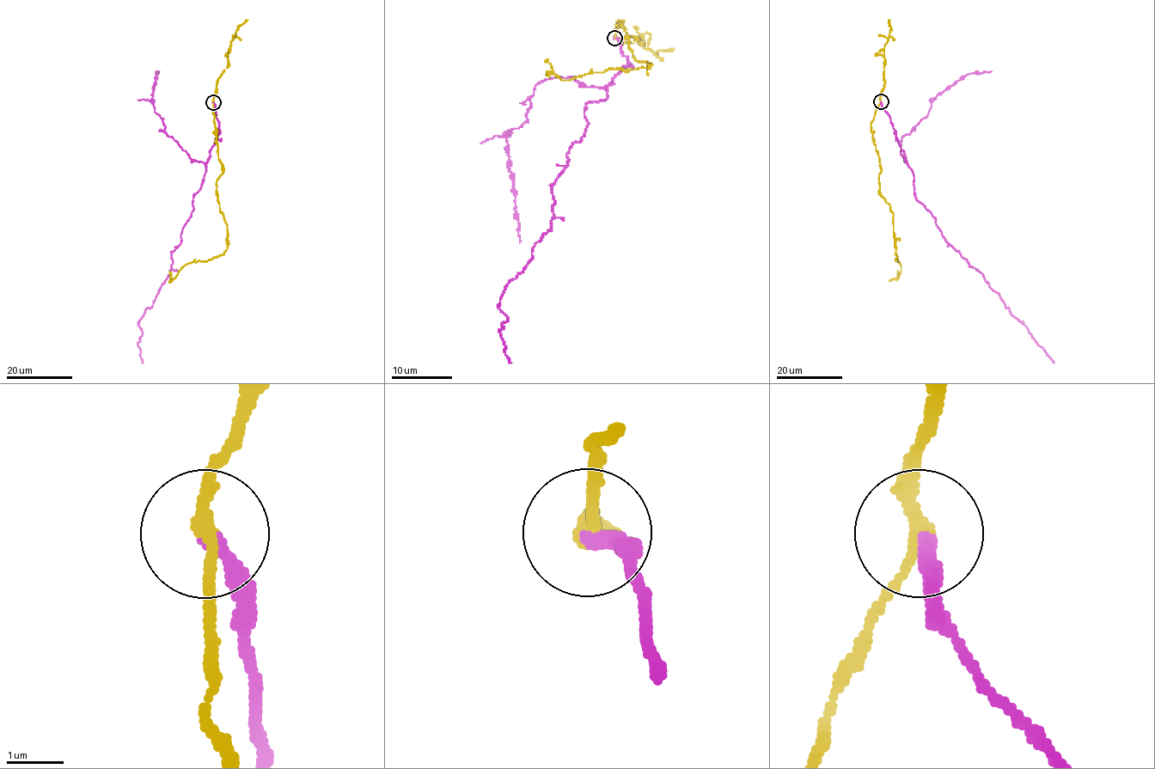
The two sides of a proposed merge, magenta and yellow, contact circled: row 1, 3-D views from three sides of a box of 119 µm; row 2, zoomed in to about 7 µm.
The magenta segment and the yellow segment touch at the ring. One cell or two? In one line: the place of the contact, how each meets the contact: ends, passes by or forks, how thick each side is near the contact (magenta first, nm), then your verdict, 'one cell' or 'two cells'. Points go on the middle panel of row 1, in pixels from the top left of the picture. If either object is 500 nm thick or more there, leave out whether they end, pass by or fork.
(614, 38) | magenta ends | yellow passes by | 300/240 nm | two cells

